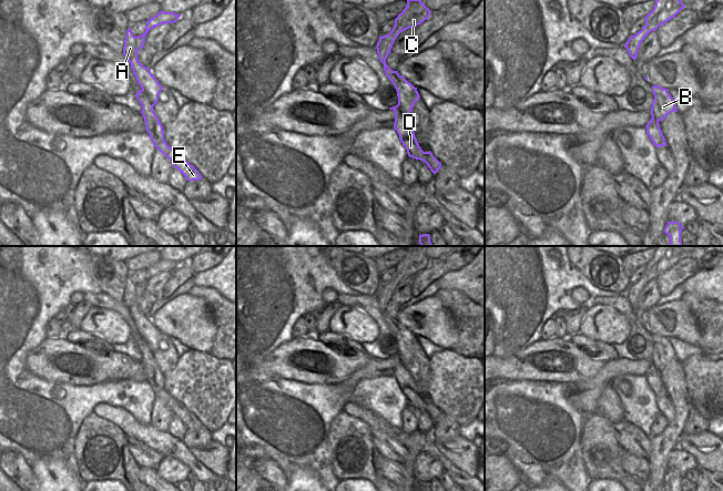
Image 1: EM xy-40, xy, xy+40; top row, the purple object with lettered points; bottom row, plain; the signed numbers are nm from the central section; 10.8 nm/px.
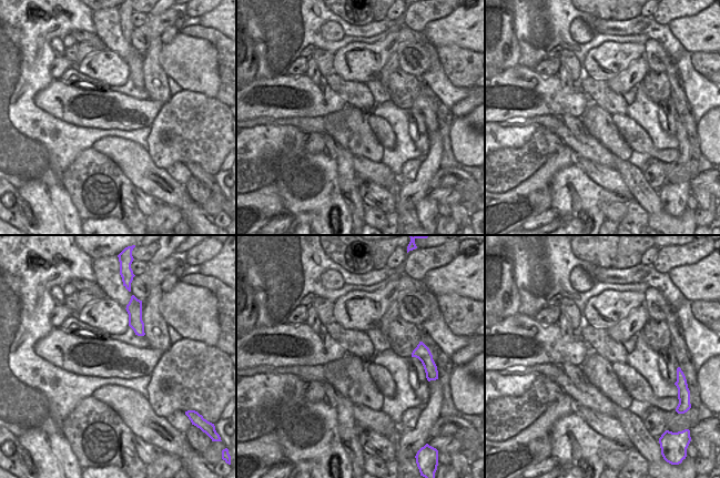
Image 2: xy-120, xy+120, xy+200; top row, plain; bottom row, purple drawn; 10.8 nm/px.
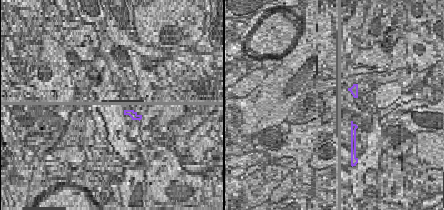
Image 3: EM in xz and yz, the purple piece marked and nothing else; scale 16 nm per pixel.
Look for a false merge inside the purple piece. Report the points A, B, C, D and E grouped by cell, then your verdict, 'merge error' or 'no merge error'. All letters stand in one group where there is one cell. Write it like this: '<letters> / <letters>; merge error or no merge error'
A C D E / B; merge error

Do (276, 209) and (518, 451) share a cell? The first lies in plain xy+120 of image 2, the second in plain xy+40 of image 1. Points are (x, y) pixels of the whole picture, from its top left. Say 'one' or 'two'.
two

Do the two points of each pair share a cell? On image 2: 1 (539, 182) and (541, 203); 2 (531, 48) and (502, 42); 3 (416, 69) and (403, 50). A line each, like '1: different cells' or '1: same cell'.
1: same cell
2: different cells
3: same cell

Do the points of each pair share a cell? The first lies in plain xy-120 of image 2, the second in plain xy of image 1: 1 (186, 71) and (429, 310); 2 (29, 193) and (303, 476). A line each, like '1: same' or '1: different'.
1: same
2: same

